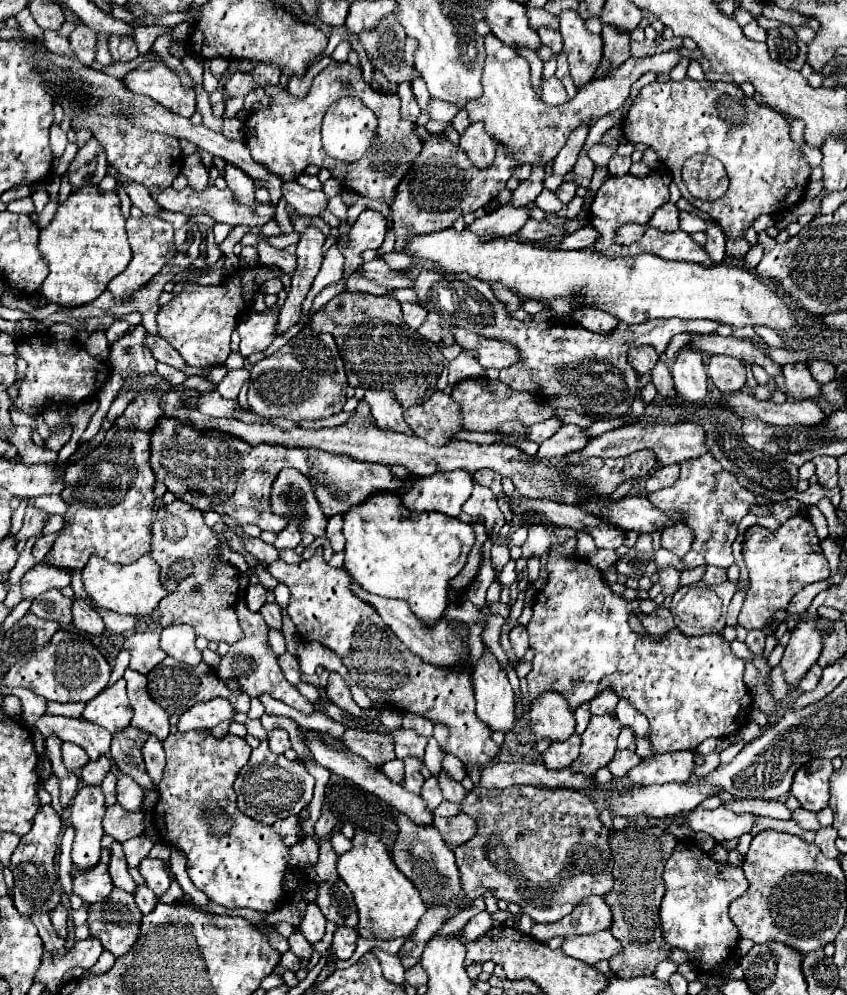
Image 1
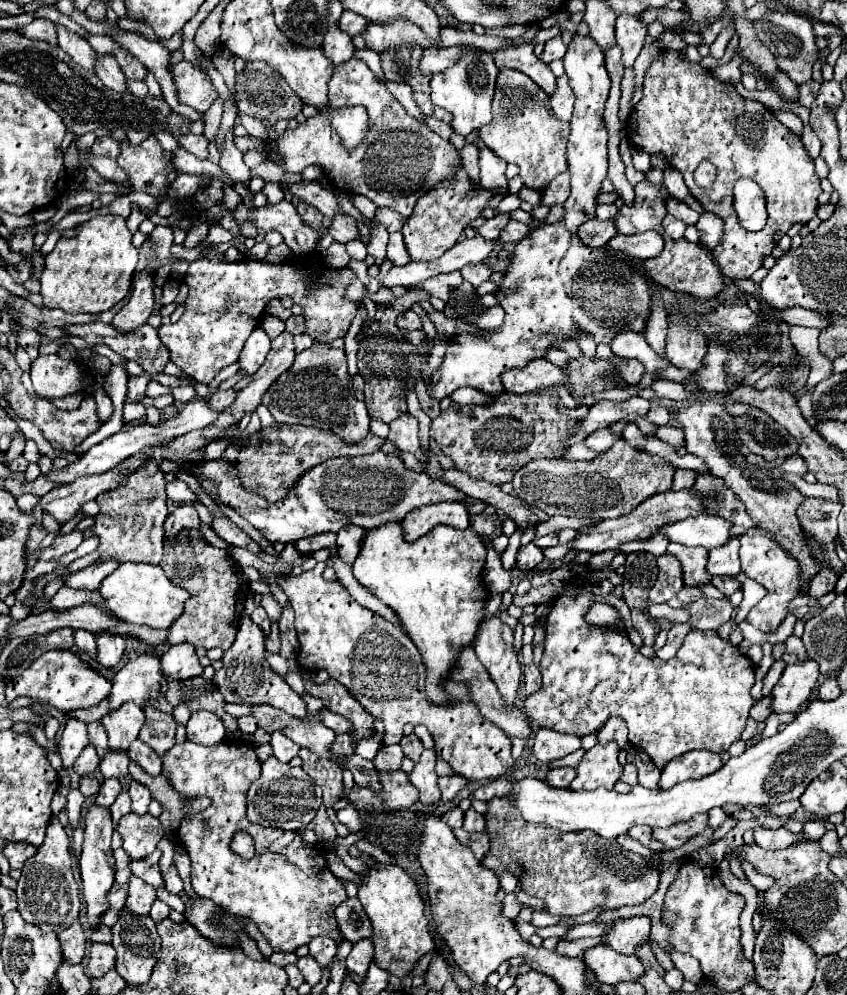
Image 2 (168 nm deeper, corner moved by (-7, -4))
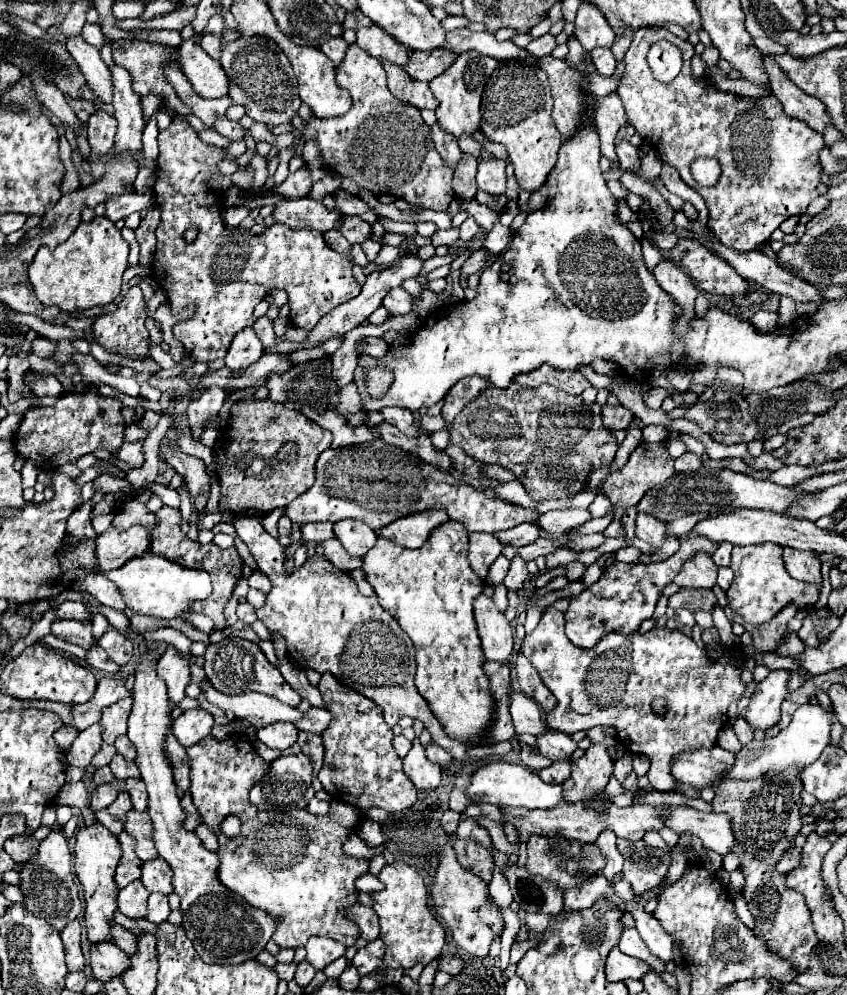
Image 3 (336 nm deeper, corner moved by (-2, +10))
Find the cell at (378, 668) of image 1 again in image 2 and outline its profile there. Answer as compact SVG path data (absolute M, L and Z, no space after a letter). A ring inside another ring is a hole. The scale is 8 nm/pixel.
M318 562L312 570L302 572L300 576L292 576L288 580L280 580L282 590L288 594L290 604L296 612L296 634L298 634L298 642L300 642L300 650L298 650L298 666L300 670L326 670L330 674L330 678L338 680L342 686L346 686L346 690L374 716L380 718L384 722L384 744L398 744L402 738L402 728L406 724L424 724L430 734L434 736L434 744L436 744L436 752L452 766L452 770L468 780L492 780L498 778L502 774L506 774L512 764L514 758L510 754L512 748L512 740L494 724L488 722L480 710L476 710L476 704L472 702L472 698L468 698L468 690L464 690L464 686L460 686L460 682L450 682L450 696L452 696L452 704L450 706L436 706L432 702L426 700L424 694L424 678L426 678L426 668L420 660L420 654L414 646L414 642L408 638L408 634L402 634L402 626L390 624L388 620L380 618L376 620L376 614L372 614L370 610L366 610L364 606L360 606L350 594L348 590L344 590L344 586L340 586L340 582L328 582L322 578L326 564Z

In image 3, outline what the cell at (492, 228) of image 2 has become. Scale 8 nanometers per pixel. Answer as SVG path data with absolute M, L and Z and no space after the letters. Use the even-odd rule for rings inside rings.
M467 218L463 224L461 224L461 240L471 240L477 232L481 230L481 226L473 220L473 218Z

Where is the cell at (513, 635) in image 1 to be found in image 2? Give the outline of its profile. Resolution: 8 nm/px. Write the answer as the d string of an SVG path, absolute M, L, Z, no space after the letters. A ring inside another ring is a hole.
M532 646L522 648L522 662L524 662L524 692L526 692L526 696L536 694L540 690L542 676L532 660Z

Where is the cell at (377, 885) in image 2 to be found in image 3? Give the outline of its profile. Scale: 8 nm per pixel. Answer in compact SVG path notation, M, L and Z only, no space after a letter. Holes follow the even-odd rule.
M399 860L385 864L377 878L385 884L381 892L371 894L371 898L375 900L373 910L377 912L381 924L379 938L387 946L383 962L387 964L387 968L413 968L419 962L429 964L441 954L441 948L445 944L445 930L427 906L427 890L423 878L417 874L417 870Z

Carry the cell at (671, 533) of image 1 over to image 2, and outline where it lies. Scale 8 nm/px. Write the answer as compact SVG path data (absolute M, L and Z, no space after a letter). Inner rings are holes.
M670 542L668 552L674 554L684 568L684 584L686 586L704 586L710 584L712 576L706 570L708 564L708 550L704 548L688 548L676 542Z

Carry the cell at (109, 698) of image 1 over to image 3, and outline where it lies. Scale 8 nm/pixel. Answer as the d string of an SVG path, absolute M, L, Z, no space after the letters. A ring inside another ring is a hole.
M131 698L117 700L115 704L103 708L101 726L103 726L103 740L113 744L119 734L127 734L127 716L131 712Z

